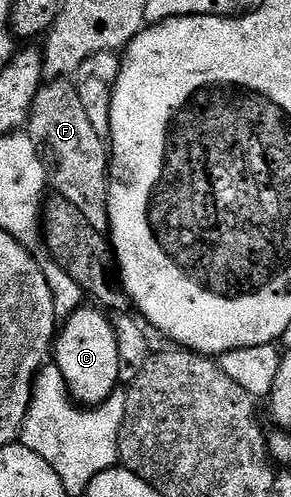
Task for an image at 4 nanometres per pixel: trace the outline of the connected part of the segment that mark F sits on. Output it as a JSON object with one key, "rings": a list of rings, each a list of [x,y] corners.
{"rings":[[[56,77],[45,82],[34,97],[32,115],[26,124],[26,133],[34,141],[45,167],[48,168],[48,181],[55,194],[66,197],[80,212],[86,216],[86,221],[94,225],[94,229],[102,232],[108,230],[108,160],[110,147],[105,136],[94,133],[94,125],[84,110],[82,101],[78,101],[76,84],[71,78]]]}

